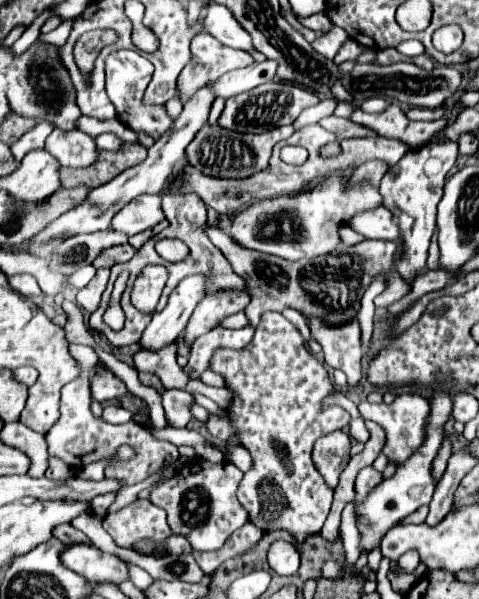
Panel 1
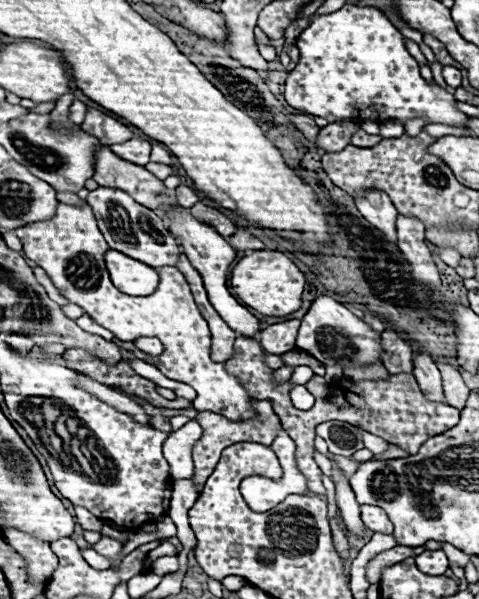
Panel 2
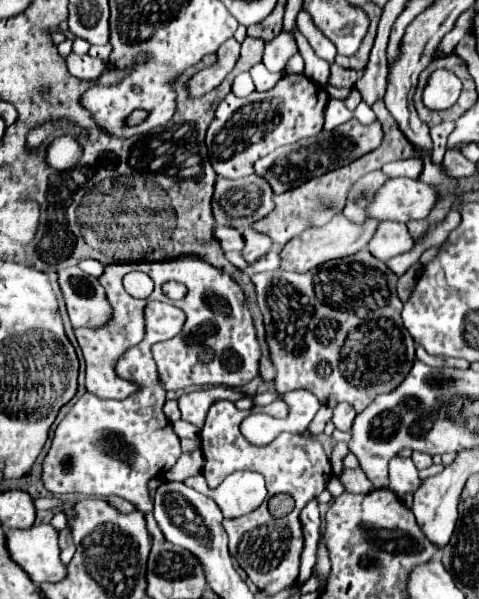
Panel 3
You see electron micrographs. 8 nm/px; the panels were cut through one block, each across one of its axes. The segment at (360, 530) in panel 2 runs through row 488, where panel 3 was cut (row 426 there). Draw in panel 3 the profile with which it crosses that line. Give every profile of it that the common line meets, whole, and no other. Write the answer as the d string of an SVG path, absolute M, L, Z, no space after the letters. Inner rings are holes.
M342 402L342 404L338 404L338 406L334 408L334 418L332 418L332 422L334 422L334 426L336 426L338 430L350 432L352 422L354 422L354 416L356 416L356 412L352 410L352 406L348 406L346 402Z

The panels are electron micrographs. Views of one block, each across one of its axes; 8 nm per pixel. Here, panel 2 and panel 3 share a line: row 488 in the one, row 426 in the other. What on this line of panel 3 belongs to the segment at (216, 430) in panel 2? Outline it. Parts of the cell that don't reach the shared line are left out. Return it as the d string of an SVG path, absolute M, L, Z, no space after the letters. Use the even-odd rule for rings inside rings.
M218 388L194 390L194 392L188 392L188 394L182 394L178 398L182 420L194 424L196 428L204 426L204 418L208 414L208 406L218 398L220 398L220 390Z

